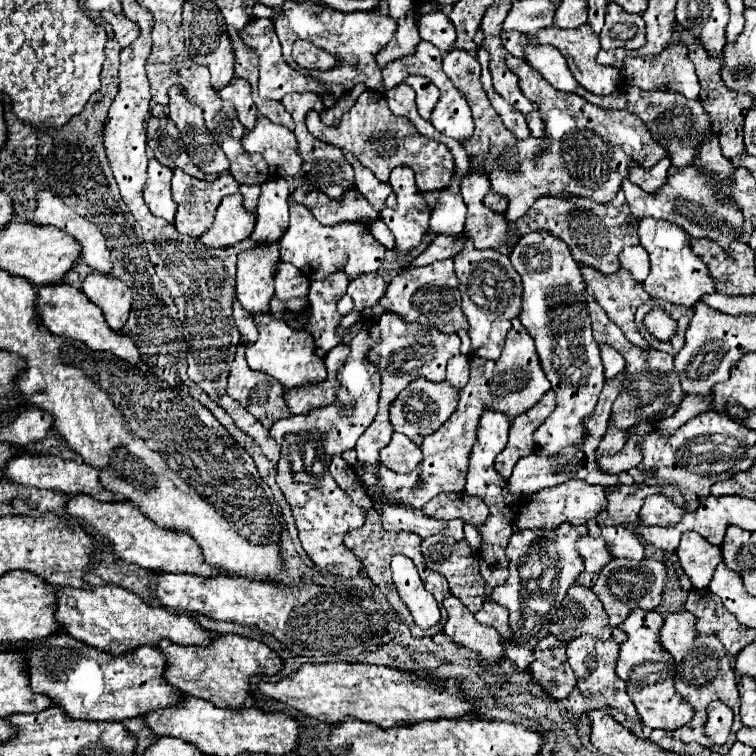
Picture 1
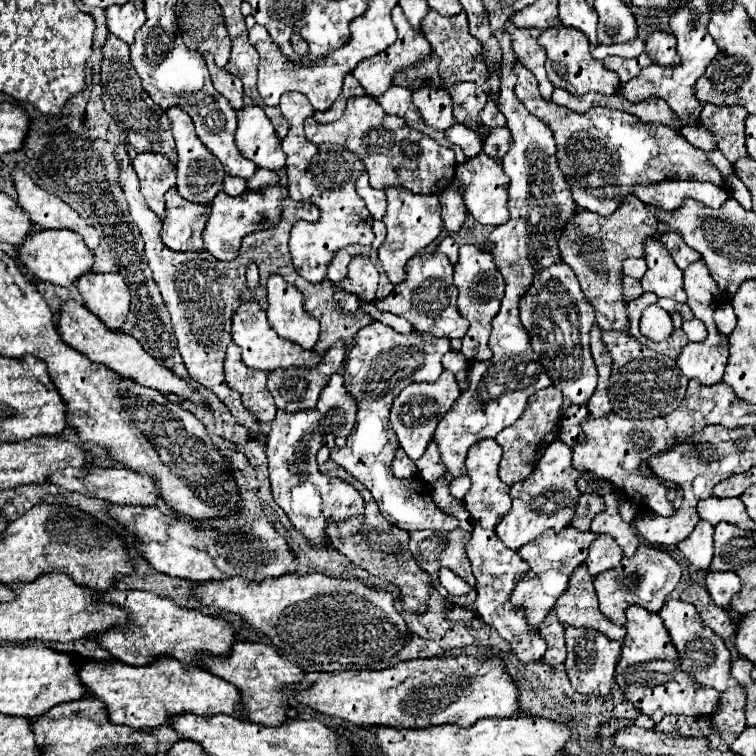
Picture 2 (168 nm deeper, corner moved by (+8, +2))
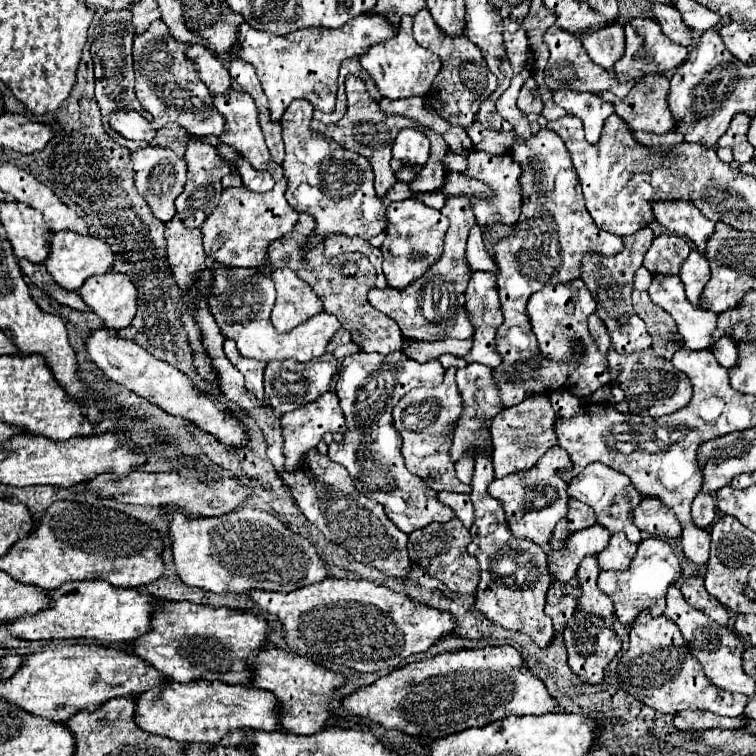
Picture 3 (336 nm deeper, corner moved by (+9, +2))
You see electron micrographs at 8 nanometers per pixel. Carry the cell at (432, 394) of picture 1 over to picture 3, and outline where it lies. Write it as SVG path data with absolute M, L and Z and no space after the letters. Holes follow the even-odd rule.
M449 368L445 372L445 380L437 388L415 388L409 394L405 394L397 406L393 408L393 420L395 428L399 430L403 438L403 458L409 472L421 476L429 488L435 492L447 490L447 492L463 492L469 494L471 486L459 482L455 476L455 464L451 462L447 454L447 446L451 446L451 430L455 430L455 418L463 412L463 400L459 398L459 388L455 382L455 368Z

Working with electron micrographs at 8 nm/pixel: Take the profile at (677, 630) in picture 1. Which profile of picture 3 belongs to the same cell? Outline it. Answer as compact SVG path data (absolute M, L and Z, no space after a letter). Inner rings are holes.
M673 584L667 592L667 608L663 614L679 626L691 654L701 662L707 678L715 686L719 686L723 690L731 690L731 692L741 692L749 698L755 694L755 680L751 676L747 676L743 670L743 652L745 652L743 640L729 626L719 626L715 620L711 620L701 610L689 606L677 584Z

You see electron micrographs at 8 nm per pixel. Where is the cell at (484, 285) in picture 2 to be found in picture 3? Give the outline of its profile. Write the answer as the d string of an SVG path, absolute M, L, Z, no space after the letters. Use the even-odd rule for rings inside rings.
M473 272L471 280L469 280L469 288L467 288L467 312L469 312L469 320L475 326L475 334L473 334L473 348L469 350L469 354L465 356L465 360L477 362L477 364L485 364L489 368L495 368L501 364L503 358L499 358L497 346L495 346L495 338L497 338L497 330L503 324L503 312L499 310L499 296L497 296L497 286L495 286L495 274L493 272Z

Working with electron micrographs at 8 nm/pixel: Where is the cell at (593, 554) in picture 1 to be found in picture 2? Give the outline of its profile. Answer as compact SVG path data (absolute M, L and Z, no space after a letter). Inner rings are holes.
M608 534L598 536L596 542L592 542L592 546L588 548L588 558L586 558L586 568L592 576L616 568L622 560L622 550L616 544L616 540Z

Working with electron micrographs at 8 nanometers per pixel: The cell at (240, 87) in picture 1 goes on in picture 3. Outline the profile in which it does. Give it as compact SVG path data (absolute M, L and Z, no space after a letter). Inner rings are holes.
M191 46L187 50L187 60L193 62L199 80L203 80L211 94L223 94L225 90L231 88L229 70L219 60L215 60L215 56L203 46Z

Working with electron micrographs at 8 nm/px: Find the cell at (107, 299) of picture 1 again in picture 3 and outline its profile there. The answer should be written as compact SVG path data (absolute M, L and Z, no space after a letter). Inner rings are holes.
M107 272L103 276L91 276L79 294L109 330L127 328L135 318L137 288L125 274Z

